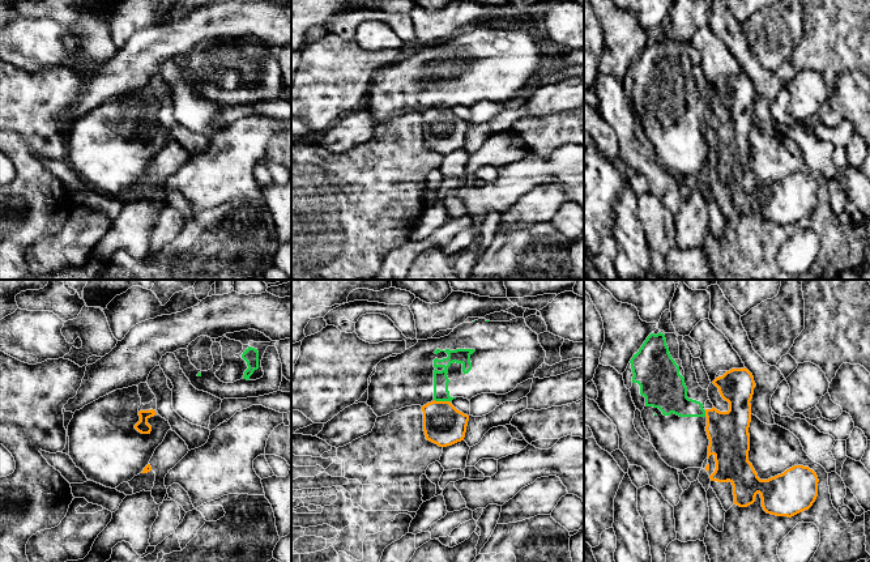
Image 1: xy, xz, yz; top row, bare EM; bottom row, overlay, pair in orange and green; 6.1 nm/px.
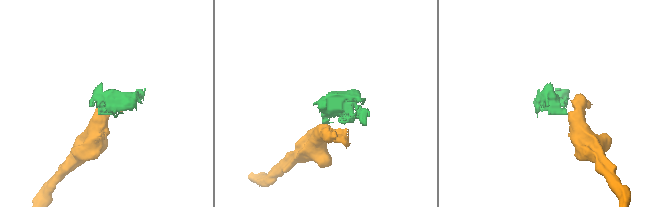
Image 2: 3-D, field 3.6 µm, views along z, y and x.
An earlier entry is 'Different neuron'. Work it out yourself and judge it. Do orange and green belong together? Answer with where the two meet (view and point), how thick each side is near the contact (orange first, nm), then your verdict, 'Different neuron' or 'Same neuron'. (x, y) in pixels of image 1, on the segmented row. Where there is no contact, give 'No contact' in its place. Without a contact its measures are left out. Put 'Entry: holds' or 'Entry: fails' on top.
Entry: holds
Touches orange at xz (442, 401). Thickness 260 nm (orange) against 100 nm. Different neuron

